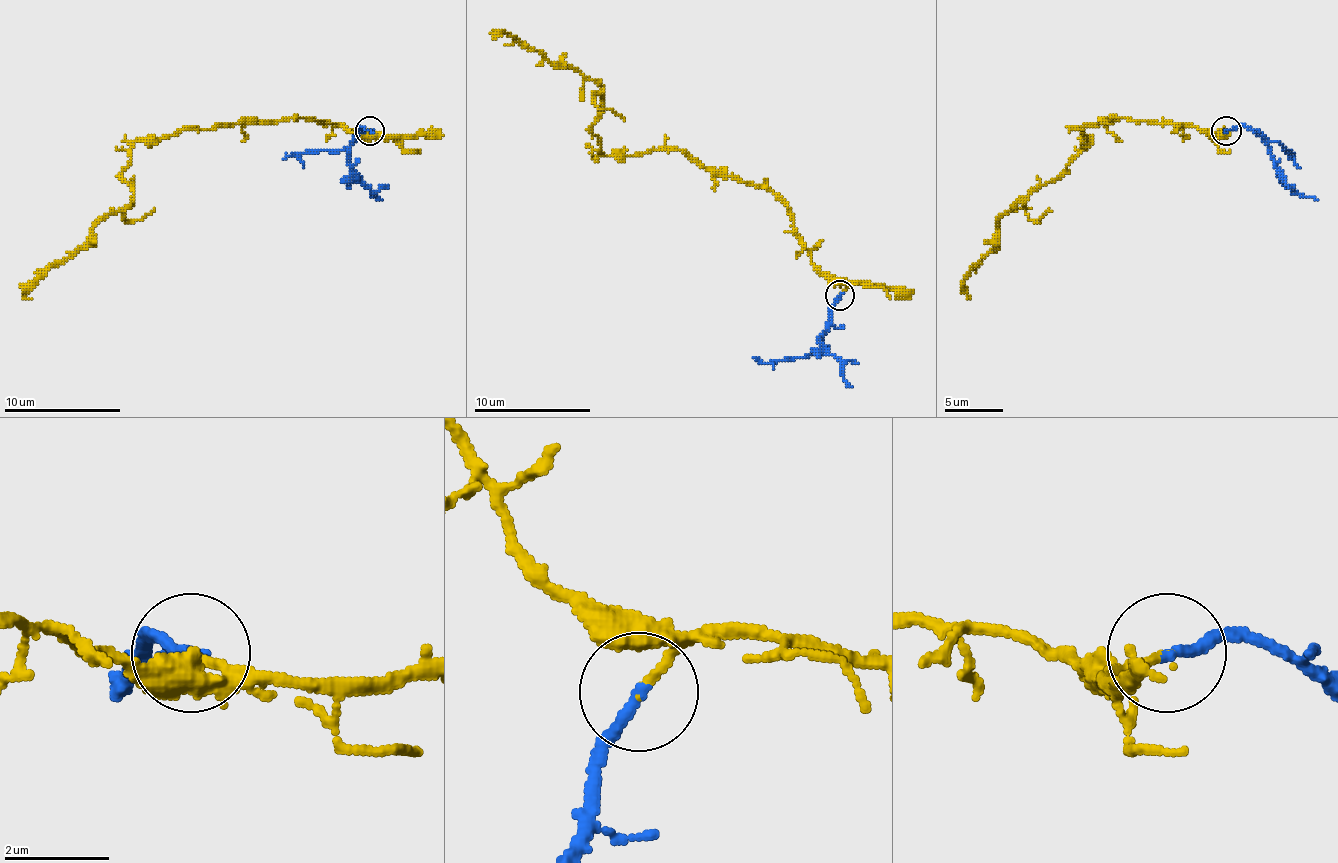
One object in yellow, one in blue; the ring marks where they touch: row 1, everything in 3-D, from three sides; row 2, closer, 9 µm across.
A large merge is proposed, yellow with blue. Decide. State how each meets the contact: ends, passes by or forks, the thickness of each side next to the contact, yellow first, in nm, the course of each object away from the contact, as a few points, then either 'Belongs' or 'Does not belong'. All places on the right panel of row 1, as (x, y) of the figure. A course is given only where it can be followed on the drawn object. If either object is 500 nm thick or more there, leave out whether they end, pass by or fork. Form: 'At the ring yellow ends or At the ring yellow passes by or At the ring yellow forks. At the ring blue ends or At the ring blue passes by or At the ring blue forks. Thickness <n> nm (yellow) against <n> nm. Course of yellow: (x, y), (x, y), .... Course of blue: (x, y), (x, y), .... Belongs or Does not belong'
At the ring yellow ends. At the ring blue ends. Thickness 150 nm (yellow) against 220 nm. Course of yellow: (1227, 129), (1122, 118), (1081, 129), (1063, 170), (999, 220), (999, 240), (964, 281), (967, 299). Course of blue: (1227, 129), (1250, 126), (1268, 147), (1276, 173), (1294, 191), (1317, 199). Belongs

